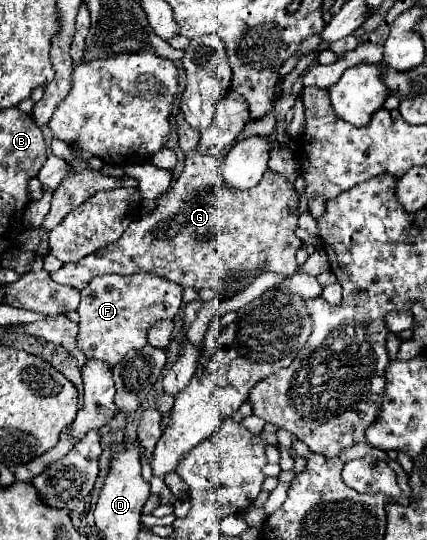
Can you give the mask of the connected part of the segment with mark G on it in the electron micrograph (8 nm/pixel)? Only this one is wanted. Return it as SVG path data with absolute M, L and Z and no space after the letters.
M178 114L178 138L180 148L186 154L184 170L172 184L172 188L164 194L158 208L152 214L140 216L136 222L132 222L132 226L128 226L128 230L116 242L112 242L112 246L104 246L104 250L96 250L96 254L90 254L88 258L82 258L76 264L64 264L60 270L52 272L50 274L52 280L82 290L94 276L130 275L146 270L156 276L178 282L184 288L196 286L196 288L212 288L216 292L230 290L230 294L236 294L238 290L254 282L256 272L276 272L280 276L292 276L296 272L296 252L302 246L302 242L294 234L294 228L298 226L298 198L294 188L280 174L268 170L262 182L258 184L262 188L256 186L252 190L232 192L224 186L220 170L222 158L206 156L196 150L200 142L200 132L192 130L184 122L182 114Z

